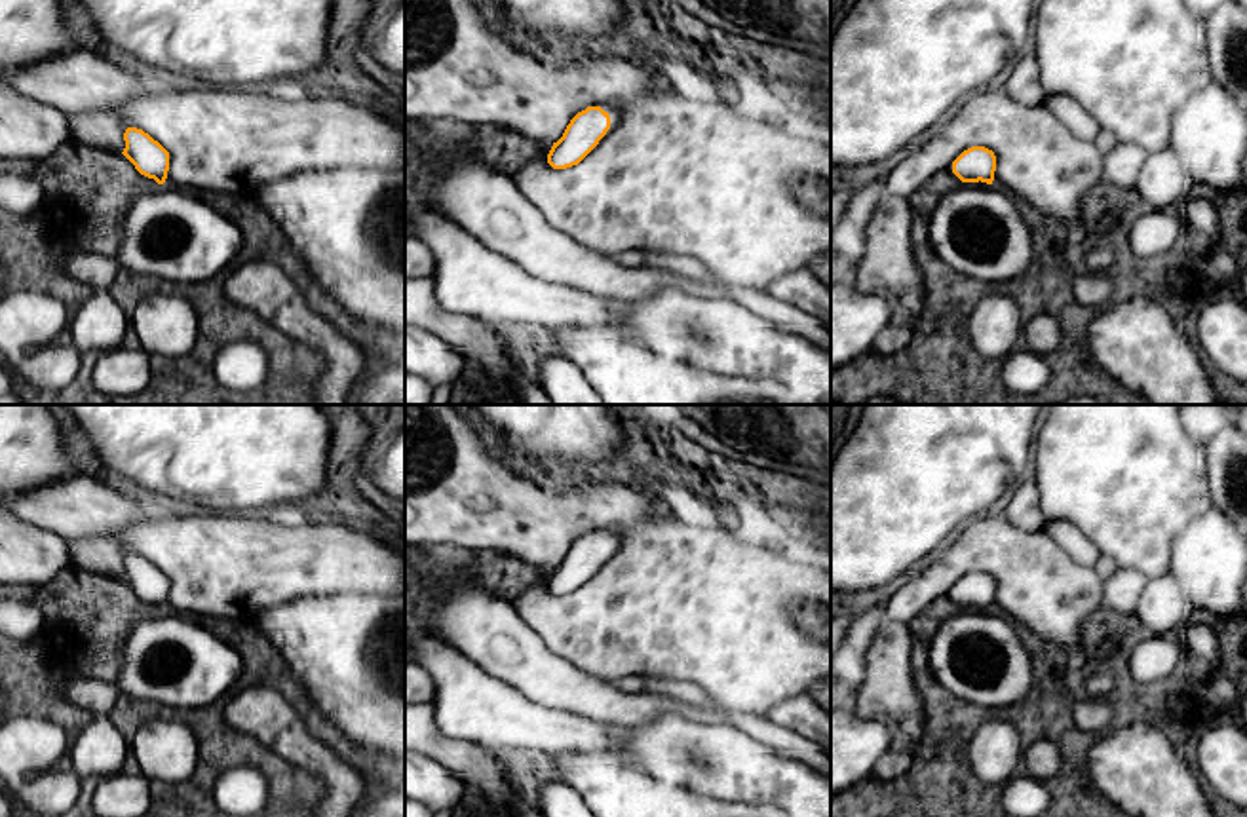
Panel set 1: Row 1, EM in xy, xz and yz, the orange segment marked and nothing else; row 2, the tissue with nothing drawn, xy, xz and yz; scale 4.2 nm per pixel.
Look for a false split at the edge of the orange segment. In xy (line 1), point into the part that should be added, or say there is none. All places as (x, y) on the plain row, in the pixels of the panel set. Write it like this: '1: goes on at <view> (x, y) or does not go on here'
1: does not go on here

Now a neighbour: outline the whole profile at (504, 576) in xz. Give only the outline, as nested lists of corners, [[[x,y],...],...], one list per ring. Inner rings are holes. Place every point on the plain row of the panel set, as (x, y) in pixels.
[[[475,551],[475,583],[490,595],[511,602],[532,585],[547,587],[553,568],[530,566],[515,557]]]

